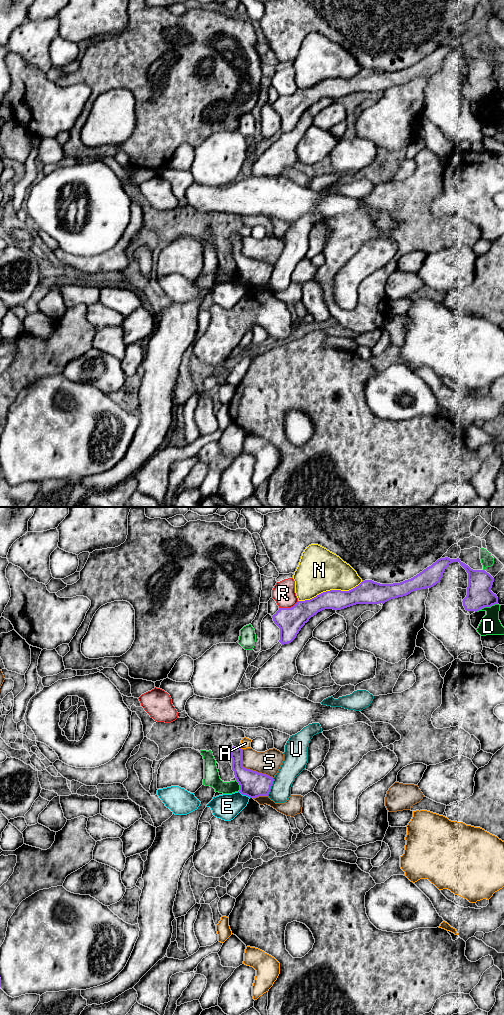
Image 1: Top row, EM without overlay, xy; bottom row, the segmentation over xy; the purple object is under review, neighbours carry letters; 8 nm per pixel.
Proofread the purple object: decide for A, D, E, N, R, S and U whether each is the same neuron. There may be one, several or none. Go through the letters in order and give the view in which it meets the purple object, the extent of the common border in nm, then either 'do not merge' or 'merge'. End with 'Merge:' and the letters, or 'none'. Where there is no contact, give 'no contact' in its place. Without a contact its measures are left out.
A: xy | 30 nm | do not merge
D: xy | 190 nm | do not merge
E: xy | 120 nm | do not merge
N: xy | 550 nm | do not merge
R: xy | 170 nm | do not merge
S: xy | 340 nm | do not merge
U: xy | 150 nm | do not merge
Merge: none

